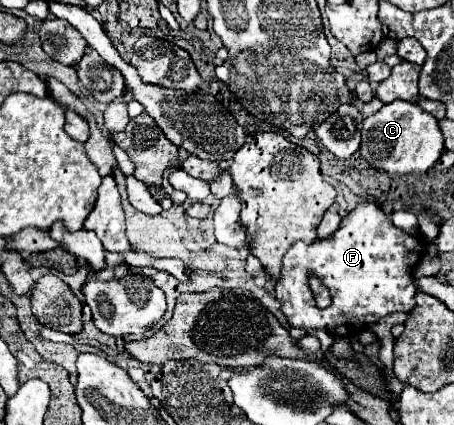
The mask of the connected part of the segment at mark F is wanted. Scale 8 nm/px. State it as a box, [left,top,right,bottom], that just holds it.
[275,200,429,338]

